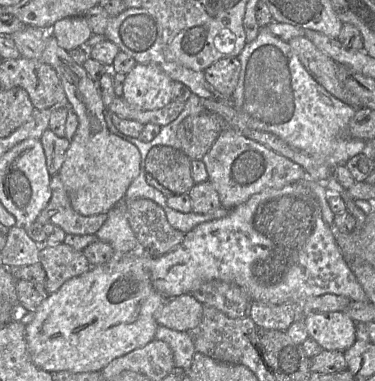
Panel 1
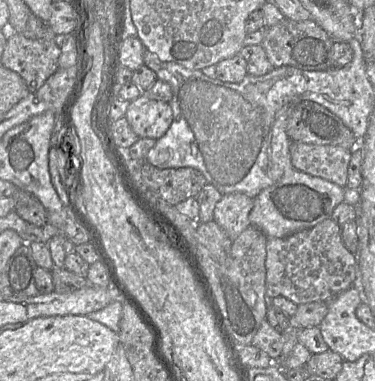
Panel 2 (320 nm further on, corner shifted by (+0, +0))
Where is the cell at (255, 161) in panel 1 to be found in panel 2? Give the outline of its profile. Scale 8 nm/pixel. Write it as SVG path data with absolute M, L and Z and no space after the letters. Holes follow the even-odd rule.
M240 192L224 194L214 209L215 222L234 240L251 224L249 214L254 206L254 198Z

